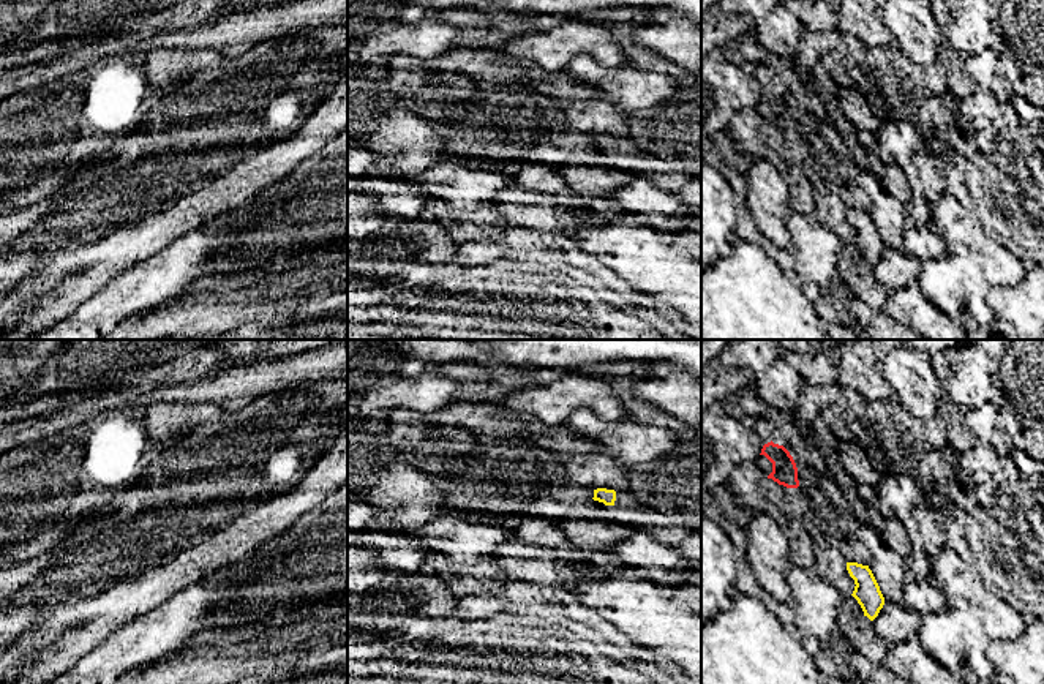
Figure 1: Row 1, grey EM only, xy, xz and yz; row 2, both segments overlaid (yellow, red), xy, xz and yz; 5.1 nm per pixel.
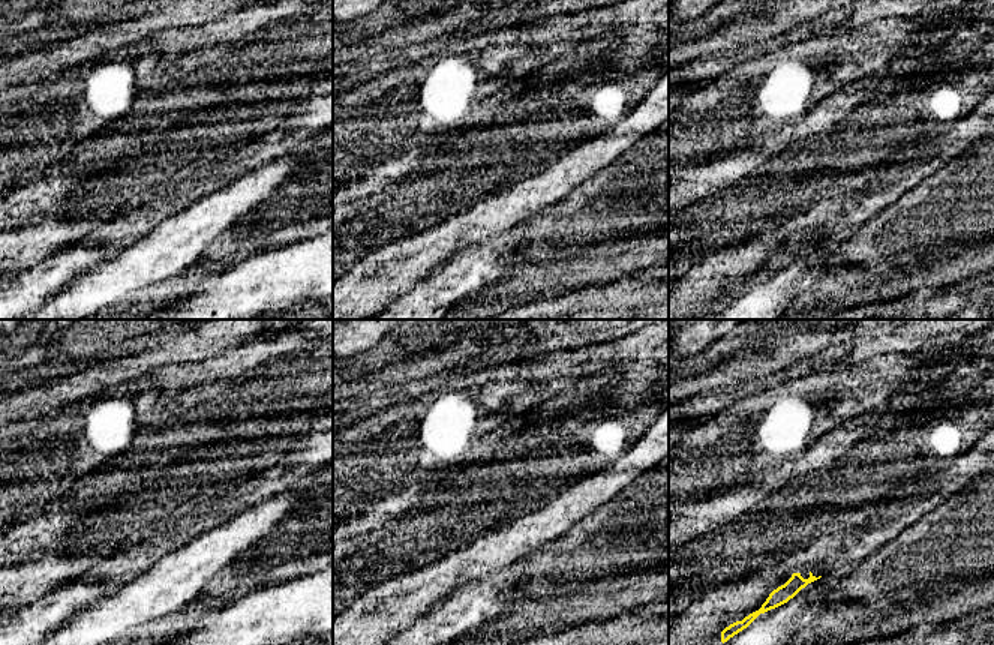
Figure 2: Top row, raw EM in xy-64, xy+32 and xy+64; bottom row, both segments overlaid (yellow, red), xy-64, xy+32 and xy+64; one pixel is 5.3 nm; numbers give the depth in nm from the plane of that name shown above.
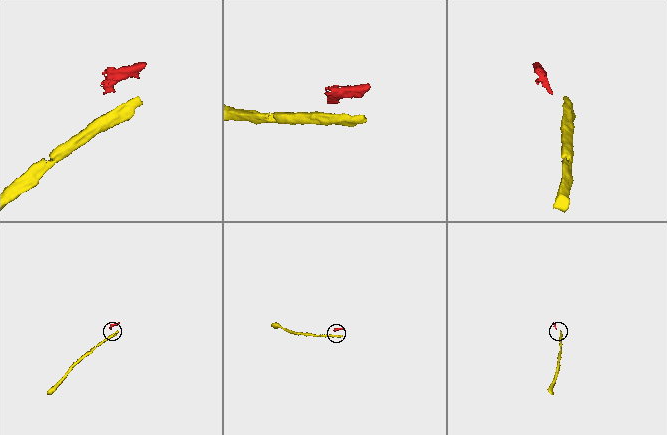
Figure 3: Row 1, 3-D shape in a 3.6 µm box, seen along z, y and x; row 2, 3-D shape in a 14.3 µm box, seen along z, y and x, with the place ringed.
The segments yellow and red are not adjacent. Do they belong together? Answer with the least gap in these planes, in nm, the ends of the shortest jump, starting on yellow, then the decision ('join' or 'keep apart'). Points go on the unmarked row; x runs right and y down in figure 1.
gap 460 nm; span yz (847, 209), (796, 133); keep apart

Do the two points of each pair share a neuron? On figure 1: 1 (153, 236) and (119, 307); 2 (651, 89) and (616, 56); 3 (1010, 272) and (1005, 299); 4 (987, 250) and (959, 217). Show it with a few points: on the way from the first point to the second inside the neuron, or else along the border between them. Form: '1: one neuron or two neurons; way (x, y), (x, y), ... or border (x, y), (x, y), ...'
1: two neurons; border (172, 240), (152, 255), (130, 264), (109, 281)
2: two neurons; border (589, 54), (602, 65), (624, 67)
3: two neurons; border (1027, 274), (1016, 283), (992, 286)
4: one neuron; way (981, 242), (965, 225)

